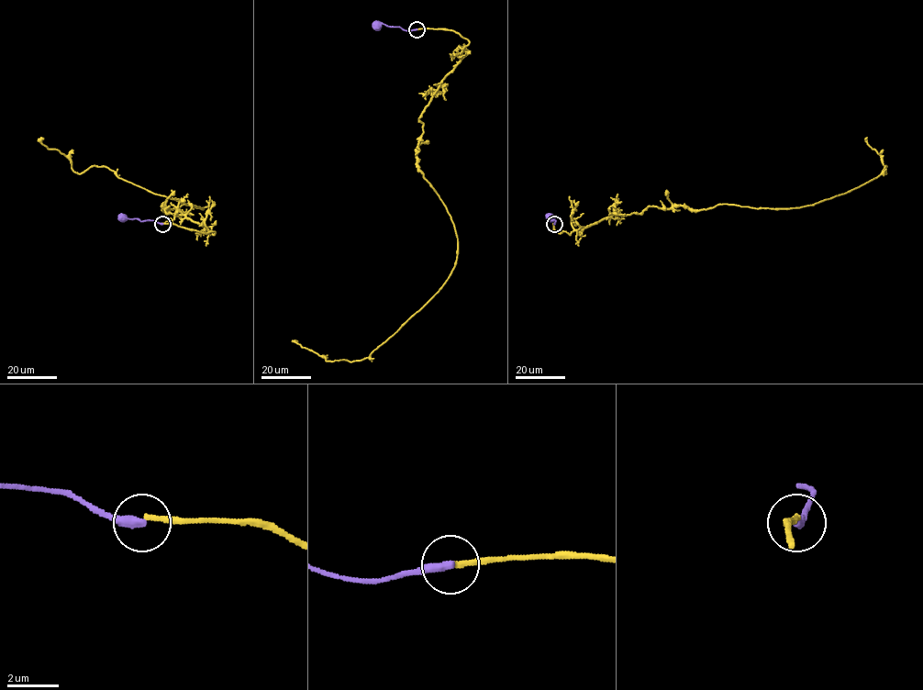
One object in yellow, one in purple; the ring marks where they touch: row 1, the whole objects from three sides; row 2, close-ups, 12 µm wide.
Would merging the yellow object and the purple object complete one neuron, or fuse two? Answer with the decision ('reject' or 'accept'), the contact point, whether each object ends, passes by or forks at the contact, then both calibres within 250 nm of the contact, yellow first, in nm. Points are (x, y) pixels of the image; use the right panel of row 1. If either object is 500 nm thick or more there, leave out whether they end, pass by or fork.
reject; place (554, 224); yellow ends; purple ends; calibres 240 and 400 nm

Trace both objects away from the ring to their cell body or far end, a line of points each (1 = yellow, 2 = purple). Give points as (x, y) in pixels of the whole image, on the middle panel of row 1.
1: (417, 29), (469, 42), (419, 118), (417, 150), (453, 224), (455, 267), (369, 357), (326, 361), (295, 342)
2: (417, 29), (405, 30), (382, 23), (375, 26)

